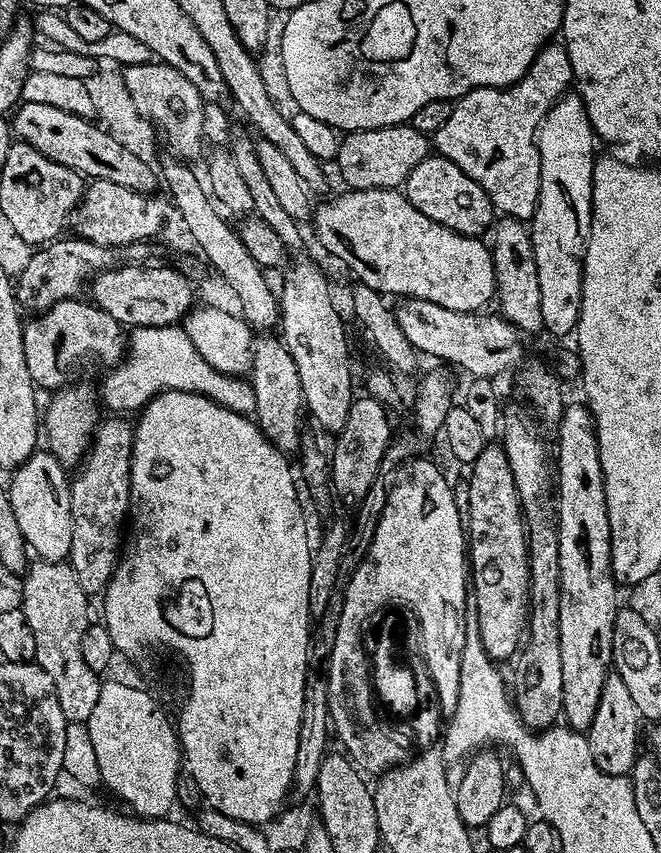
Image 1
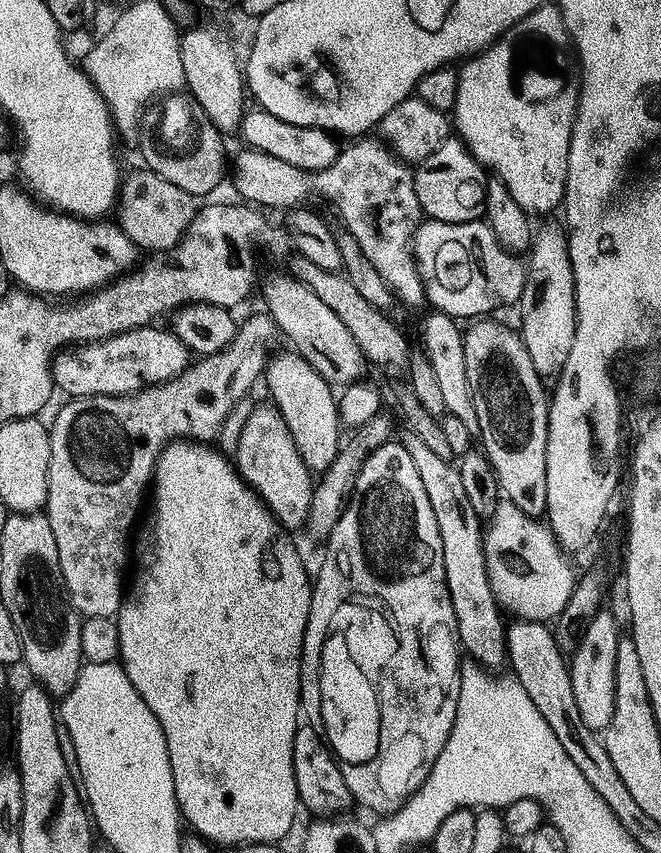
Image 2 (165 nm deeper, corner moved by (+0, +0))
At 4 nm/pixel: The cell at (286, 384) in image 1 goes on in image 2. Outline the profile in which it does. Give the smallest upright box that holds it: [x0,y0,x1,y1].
[234,407,314,530]

